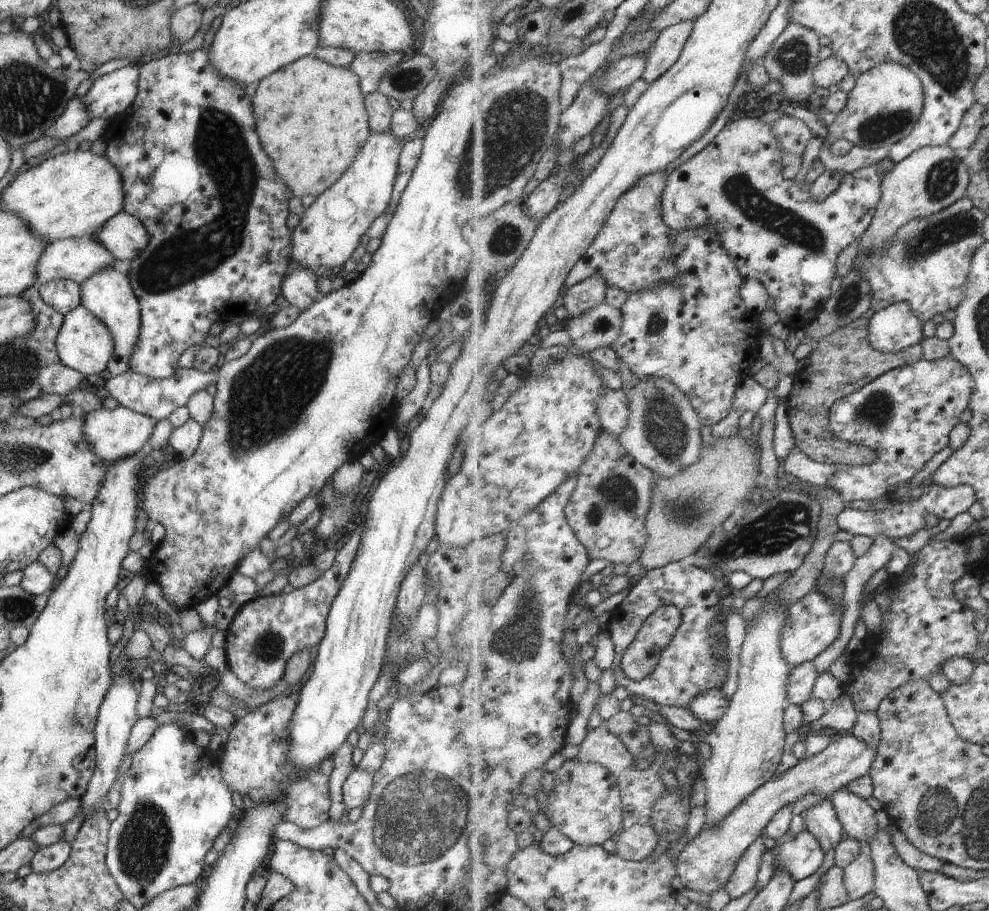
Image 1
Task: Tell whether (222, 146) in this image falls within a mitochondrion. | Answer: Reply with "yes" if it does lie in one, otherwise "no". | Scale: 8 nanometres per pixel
yes

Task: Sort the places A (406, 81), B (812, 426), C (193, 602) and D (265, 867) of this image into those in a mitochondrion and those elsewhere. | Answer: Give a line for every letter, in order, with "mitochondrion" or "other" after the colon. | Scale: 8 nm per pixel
A: mitochondrion
B: other
C: other
D: other

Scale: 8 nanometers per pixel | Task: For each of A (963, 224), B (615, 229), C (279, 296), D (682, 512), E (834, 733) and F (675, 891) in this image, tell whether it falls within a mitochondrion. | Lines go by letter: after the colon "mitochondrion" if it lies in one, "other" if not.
A: mitochondrion
B: other
C: other
D: mitochondrion
E: other
F: other

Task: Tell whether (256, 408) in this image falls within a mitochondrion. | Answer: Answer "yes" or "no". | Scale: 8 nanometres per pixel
yes

